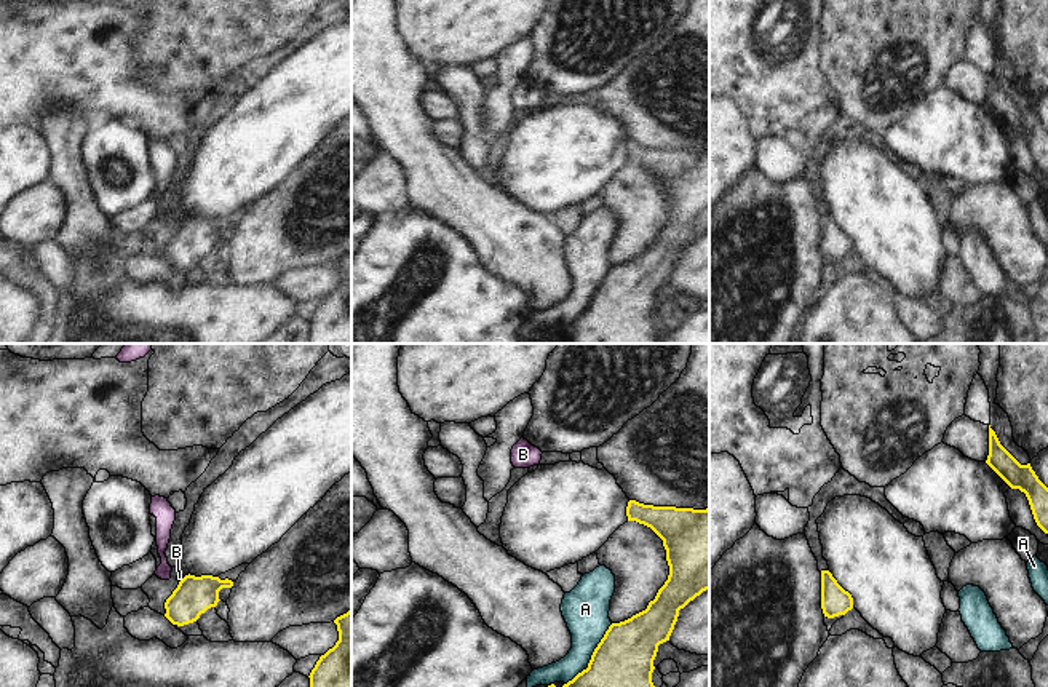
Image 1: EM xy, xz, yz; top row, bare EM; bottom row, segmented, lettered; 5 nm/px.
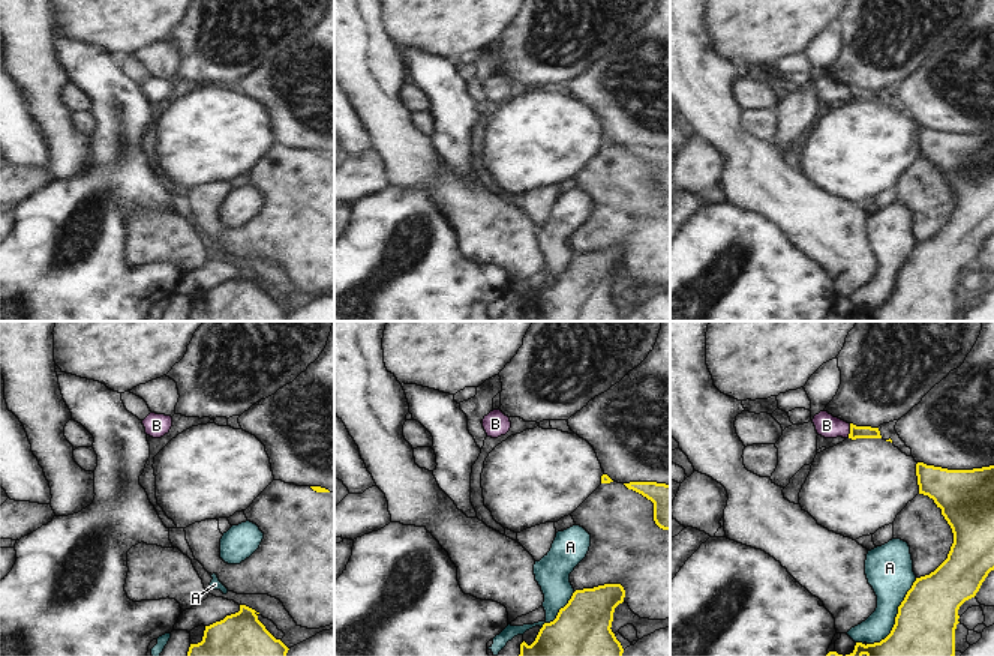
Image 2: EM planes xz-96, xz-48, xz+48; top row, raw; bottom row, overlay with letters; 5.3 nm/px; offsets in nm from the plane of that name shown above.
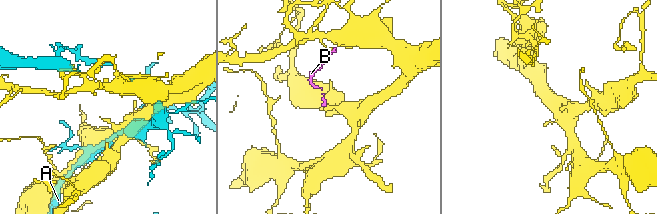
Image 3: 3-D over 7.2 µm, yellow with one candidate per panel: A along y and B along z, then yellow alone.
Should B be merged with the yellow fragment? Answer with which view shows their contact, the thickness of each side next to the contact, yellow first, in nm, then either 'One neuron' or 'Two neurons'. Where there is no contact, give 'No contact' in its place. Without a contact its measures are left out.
Touches yellow in xy. Thickness 190 nm (yellow) against 30 nm. Two neurons

